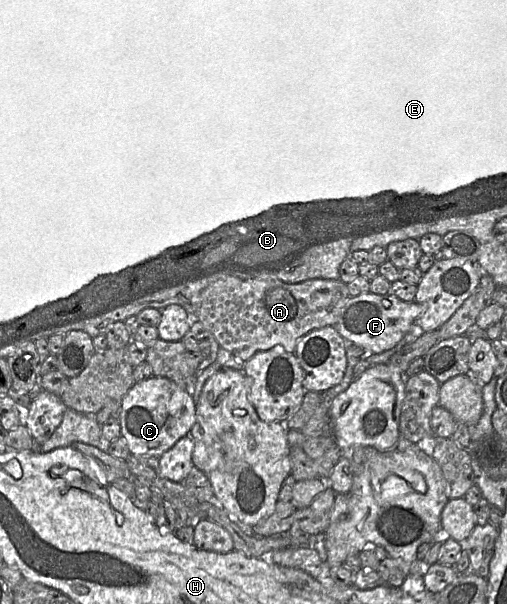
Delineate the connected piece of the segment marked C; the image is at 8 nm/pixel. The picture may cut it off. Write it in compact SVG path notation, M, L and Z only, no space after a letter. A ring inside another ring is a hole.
M153 376L134 383L121 401L117 419L130 453L159 458L178 440L190 435L196 422L196 405L192 395L167 378Z

